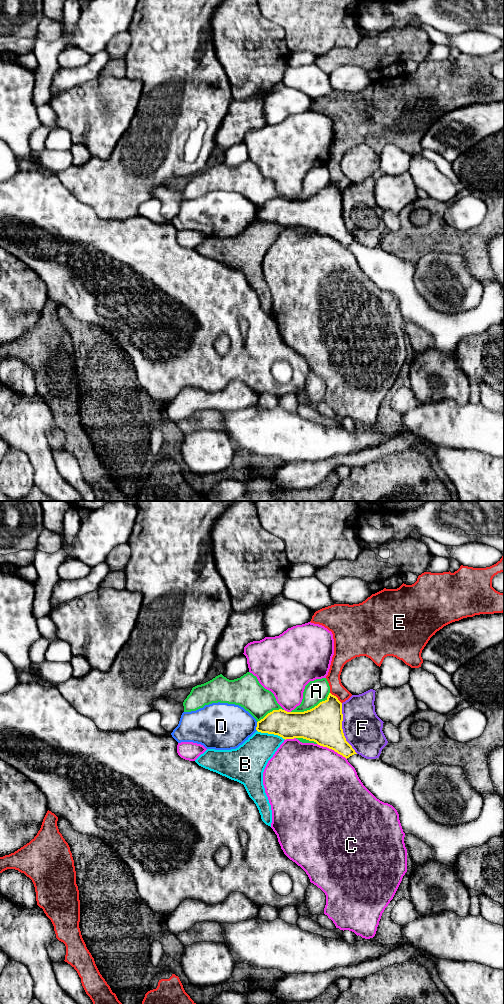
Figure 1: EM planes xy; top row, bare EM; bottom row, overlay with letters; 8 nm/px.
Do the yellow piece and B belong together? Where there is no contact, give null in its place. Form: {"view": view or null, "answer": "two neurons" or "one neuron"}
{"view": "xy", "answer": "two neurons"}

